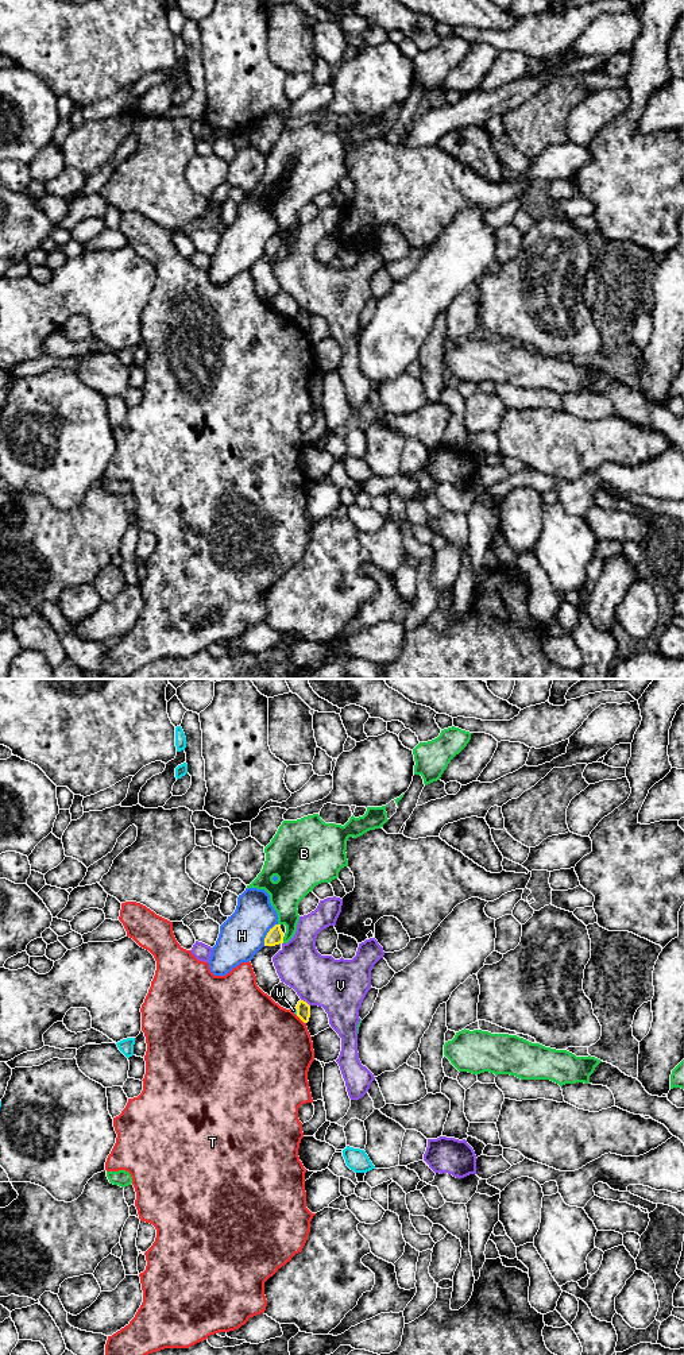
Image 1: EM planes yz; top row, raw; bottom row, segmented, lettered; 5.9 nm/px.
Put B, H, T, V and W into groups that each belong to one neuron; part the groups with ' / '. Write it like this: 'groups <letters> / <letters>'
groups B / H / T / V / W

